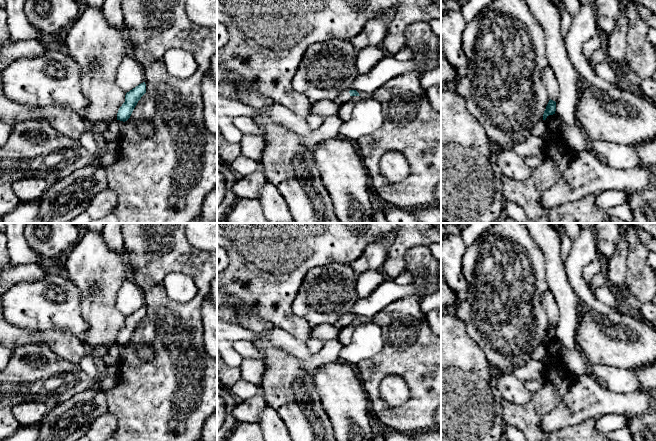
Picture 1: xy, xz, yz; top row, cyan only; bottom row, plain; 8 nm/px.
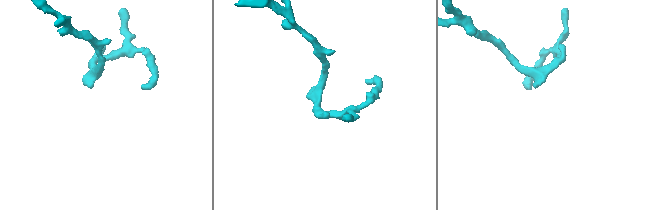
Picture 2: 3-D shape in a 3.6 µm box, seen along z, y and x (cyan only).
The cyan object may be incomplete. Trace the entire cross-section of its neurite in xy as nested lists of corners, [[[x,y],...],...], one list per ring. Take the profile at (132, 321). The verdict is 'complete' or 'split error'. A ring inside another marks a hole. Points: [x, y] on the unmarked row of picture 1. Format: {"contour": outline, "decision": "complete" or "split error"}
{"contour": [[[145,306],[139,308],[138,310],[127,316],[125,319],[125,326],[118,334],[117,344],[123,346],[127,345],[130,342],[138,325],[145,317],[146,317]]], "decision": "complete"}

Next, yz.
{"contour": [[[550,323],[544,335],[543,344],[546,344],[546,342],[549,339],[555,338],[555,335],[556,335],[556,326]]], "decision": "complete"}

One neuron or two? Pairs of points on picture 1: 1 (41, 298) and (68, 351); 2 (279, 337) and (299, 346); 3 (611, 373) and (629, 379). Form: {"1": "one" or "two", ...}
{"1": "two", "2": "one", "3": "one"}

